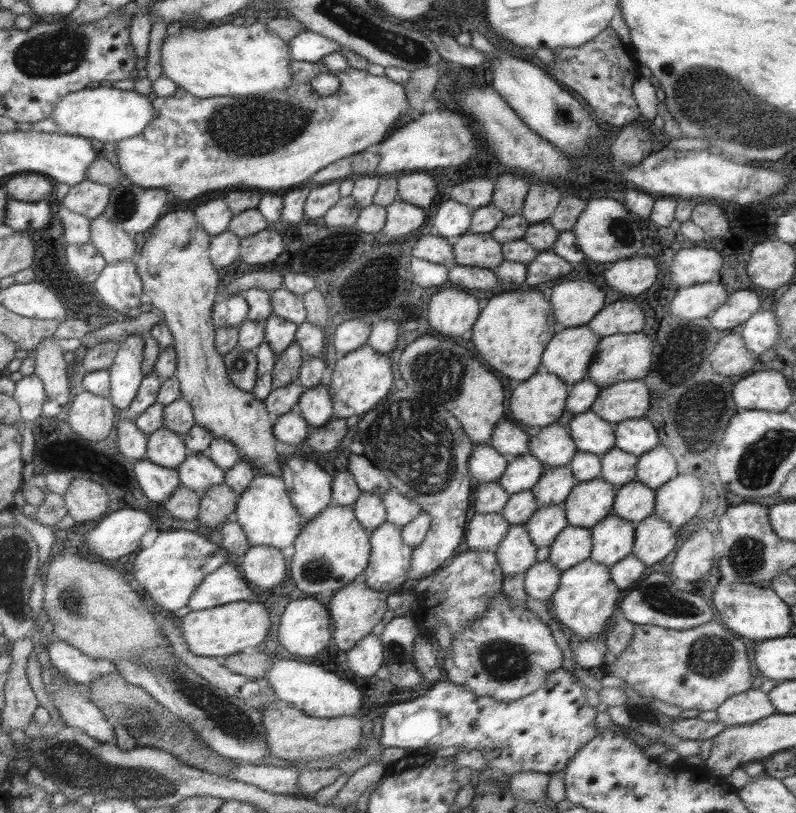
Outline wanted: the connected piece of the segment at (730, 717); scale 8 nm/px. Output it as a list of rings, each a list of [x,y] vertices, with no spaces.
[[[750,688],[747,692],[728,698],[716,712],[717,721],[724,725],[742,726],[742,724],[754,724],[776,711],[770,703],[768,693],[758,688]]]

